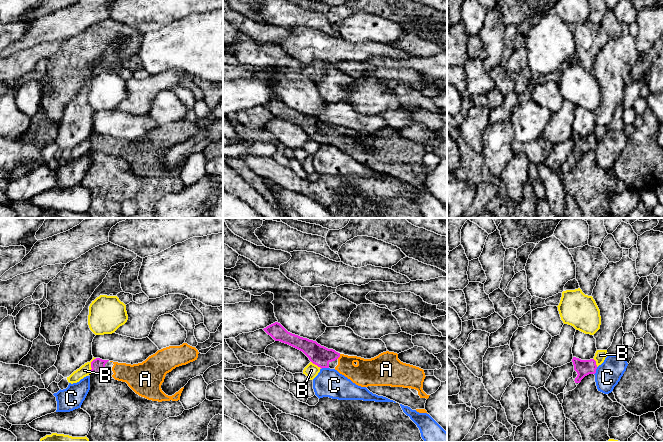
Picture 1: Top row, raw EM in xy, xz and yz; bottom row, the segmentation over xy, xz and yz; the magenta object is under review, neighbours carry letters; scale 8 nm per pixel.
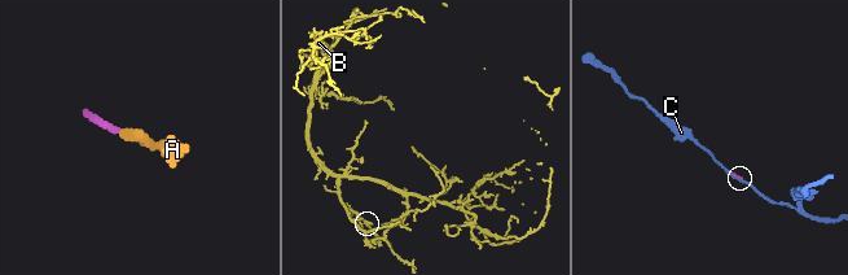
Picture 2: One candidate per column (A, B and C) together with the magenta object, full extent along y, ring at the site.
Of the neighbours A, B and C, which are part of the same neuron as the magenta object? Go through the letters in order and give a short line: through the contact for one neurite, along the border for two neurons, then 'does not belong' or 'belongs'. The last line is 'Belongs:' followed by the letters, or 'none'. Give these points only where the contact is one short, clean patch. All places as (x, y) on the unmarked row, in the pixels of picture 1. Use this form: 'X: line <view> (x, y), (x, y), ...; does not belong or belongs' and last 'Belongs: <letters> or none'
A: line xz (319, 131), (339, 132), (356, 149), (365, 149); belongs
B: line xy (96, 134), (91, 138), (91, 149); does not belong
C: line xz (328, 143), (321, 145); does not belong
Belongs: A

